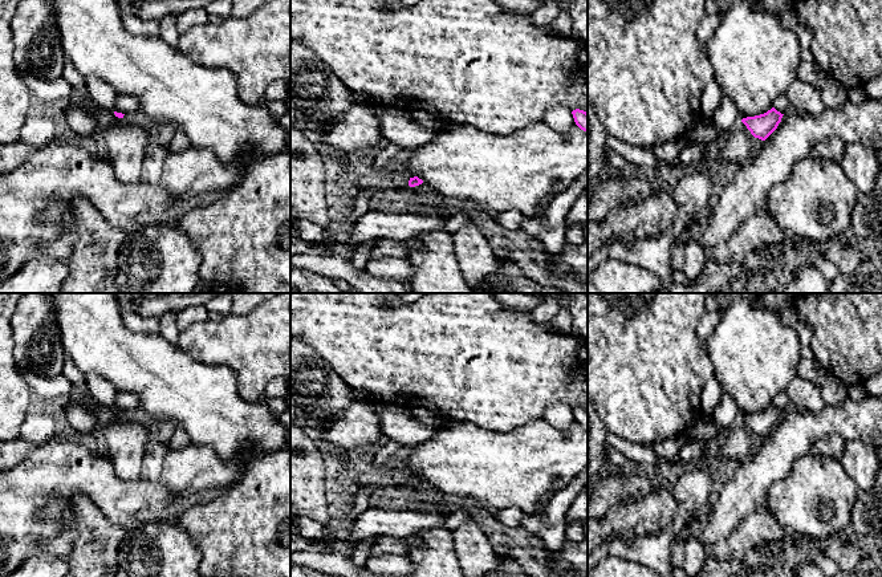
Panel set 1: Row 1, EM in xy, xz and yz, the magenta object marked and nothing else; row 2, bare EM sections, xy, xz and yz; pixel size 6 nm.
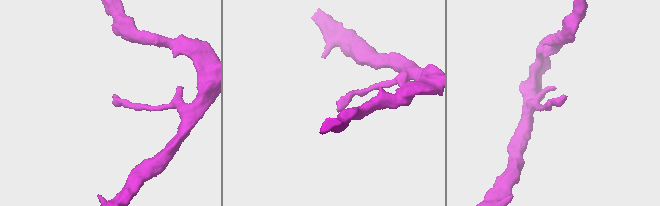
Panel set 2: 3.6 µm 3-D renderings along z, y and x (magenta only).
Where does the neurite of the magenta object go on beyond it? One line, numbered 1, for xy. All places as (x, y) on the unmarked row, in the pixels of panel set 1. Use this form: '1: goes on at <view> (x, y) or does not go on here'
1: does not go on here

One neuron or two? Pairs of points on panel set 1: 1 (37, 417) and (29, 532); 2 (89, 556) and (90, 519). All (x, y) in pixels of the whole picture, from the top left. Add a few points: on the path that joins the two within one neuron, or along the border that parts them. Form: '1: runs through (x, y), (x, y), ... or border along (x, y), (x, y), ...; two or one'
1: border along (55, 434), (37, 446); two
2: runs through (94, 547), (98, 540), (97, 528); one

